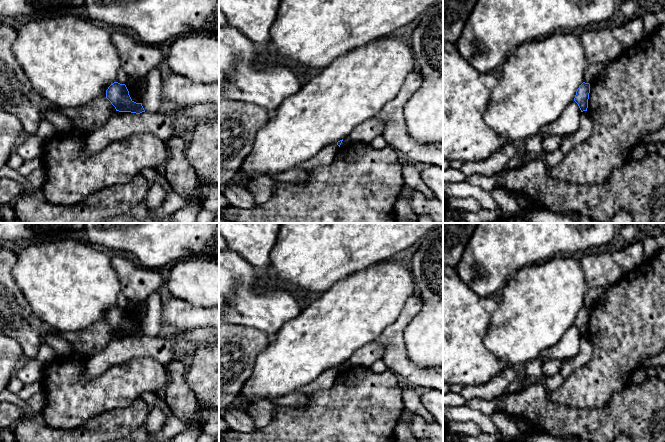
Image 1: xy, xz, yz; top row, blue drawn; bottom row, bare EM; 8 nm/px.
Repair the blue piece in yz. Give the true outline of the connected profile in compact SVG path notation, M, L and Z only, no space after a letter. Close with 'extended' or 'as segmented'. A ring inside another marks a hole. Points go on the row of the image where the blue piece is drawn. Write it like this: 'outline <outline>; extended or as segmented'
outline M583 82L576 91L574 101L578 104L581 112L587 111L590 84Z; as segmented

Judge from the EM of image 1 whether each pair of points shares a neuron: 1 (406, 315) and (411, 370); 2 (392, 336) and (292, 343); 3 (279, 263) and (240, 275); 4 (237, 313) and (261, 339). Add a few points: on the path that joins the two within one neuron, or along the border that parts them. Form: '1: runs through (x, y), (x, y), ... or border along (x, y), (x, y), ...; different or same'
1: runs through (397, 329), (397, 356); same
2: border along (395, 320), (373, 341); different
3: border along (259, 271), (257, 287), (259, 289), (274, 290); different
4: border along (229, 322), (262, 330), (271, 338); different

